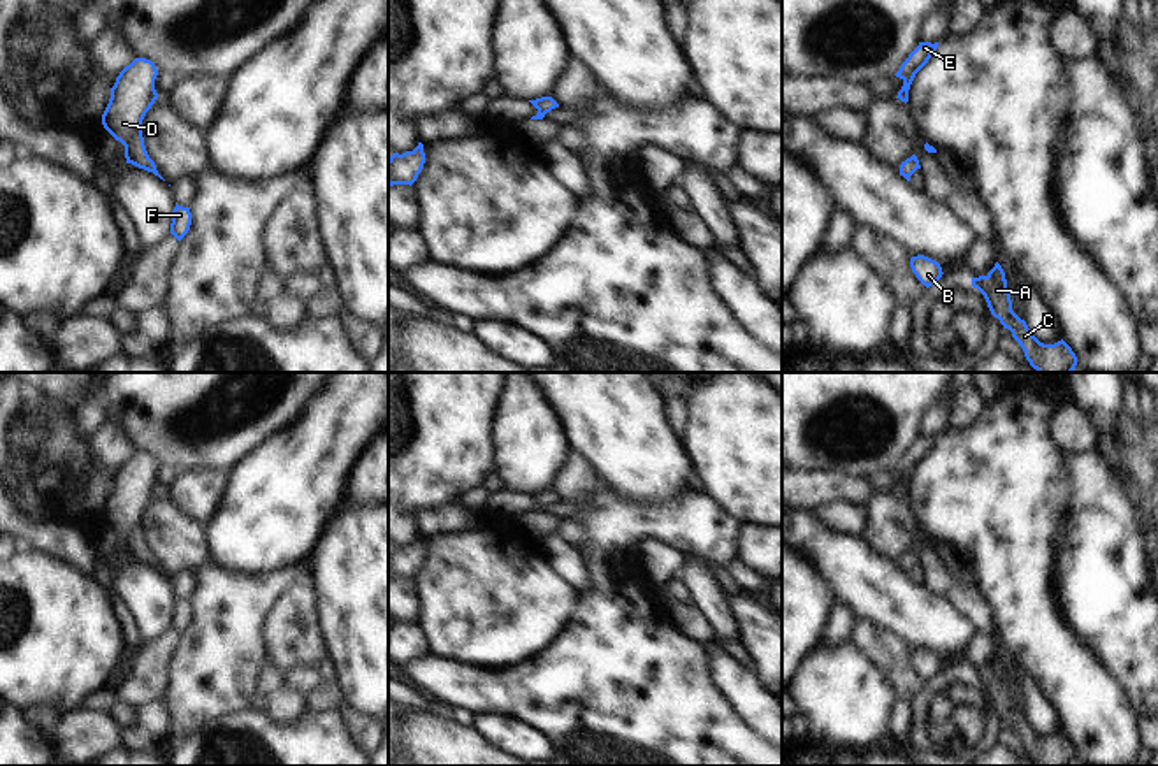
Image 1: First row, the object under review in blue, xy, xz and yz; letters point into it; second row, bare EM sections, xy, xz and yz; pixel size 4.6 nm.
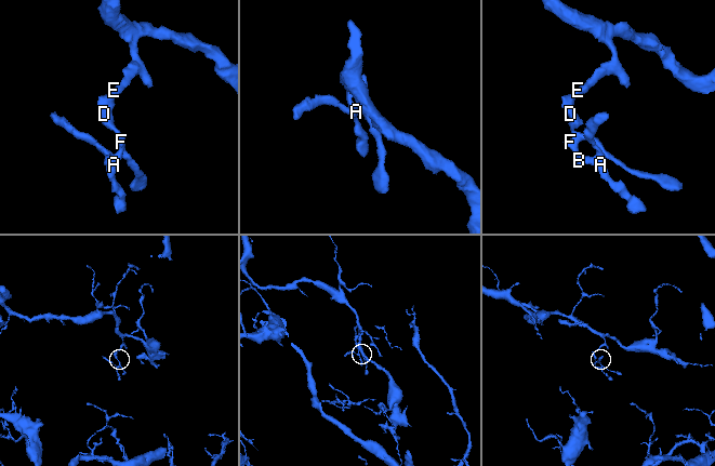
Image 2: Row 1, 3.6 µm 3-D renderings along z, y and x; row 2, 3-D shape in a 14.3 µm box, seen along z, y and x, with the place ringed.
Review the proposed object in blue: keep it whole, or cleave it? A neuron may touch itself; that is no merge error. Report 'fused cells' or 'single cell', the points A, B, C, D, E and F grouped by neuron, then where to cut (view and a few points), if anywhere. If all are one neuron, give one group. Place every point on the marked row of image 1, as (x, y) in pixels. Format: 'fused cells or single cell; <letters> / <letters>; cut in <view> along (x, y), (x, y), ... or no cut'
single cell; A B C D E F; no cut

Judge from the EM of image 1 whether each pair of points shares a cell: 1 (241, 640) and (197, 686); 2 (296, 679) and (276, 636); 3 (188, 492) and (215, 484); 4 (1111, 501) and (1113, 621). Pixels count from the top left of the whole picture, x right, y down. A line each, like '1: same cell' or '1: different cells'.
1: same cell
2: different cells
3: same cell
4: same cell

